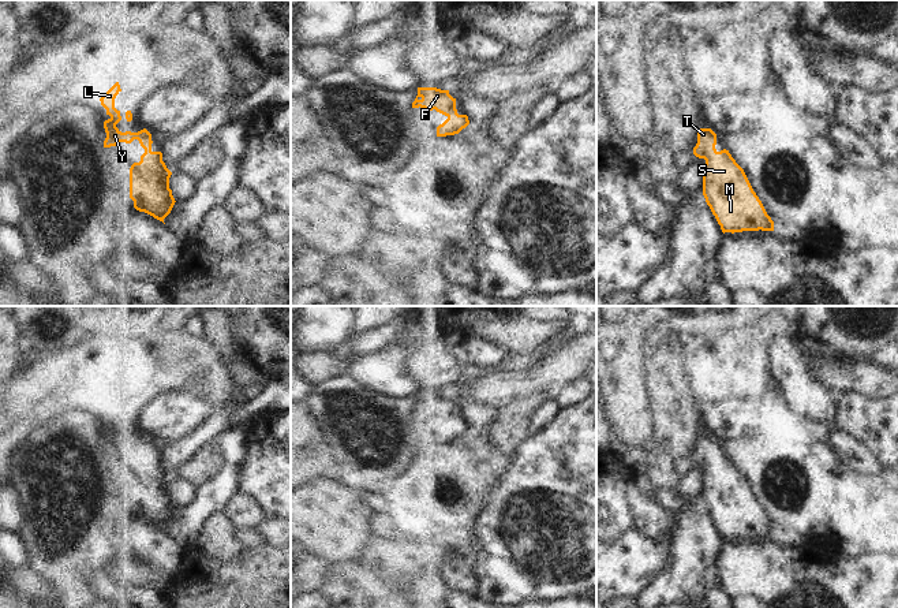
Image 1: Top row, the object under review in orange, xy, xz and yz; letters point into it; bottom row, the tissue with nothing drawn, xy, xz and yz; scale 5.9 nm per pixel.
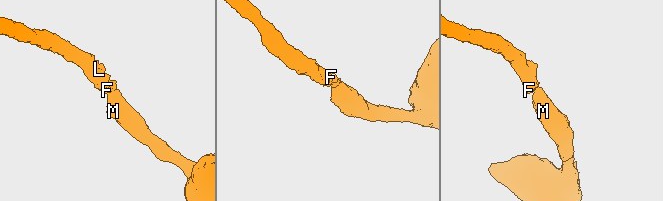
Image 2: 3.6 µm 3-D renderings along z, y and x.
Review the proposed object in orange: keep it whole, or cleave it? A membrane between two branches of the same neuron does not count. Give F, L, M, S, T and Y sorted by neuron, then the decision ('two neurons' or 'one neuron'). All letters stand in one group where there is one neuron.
F L M S T Y | one neuron

